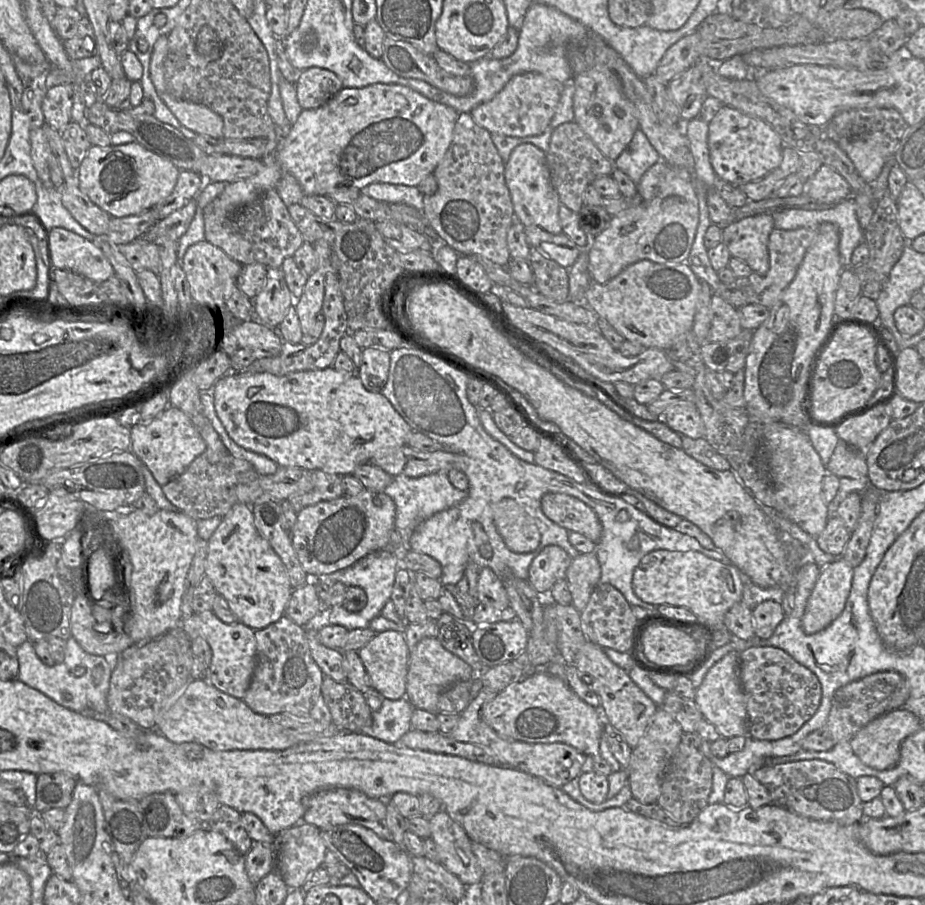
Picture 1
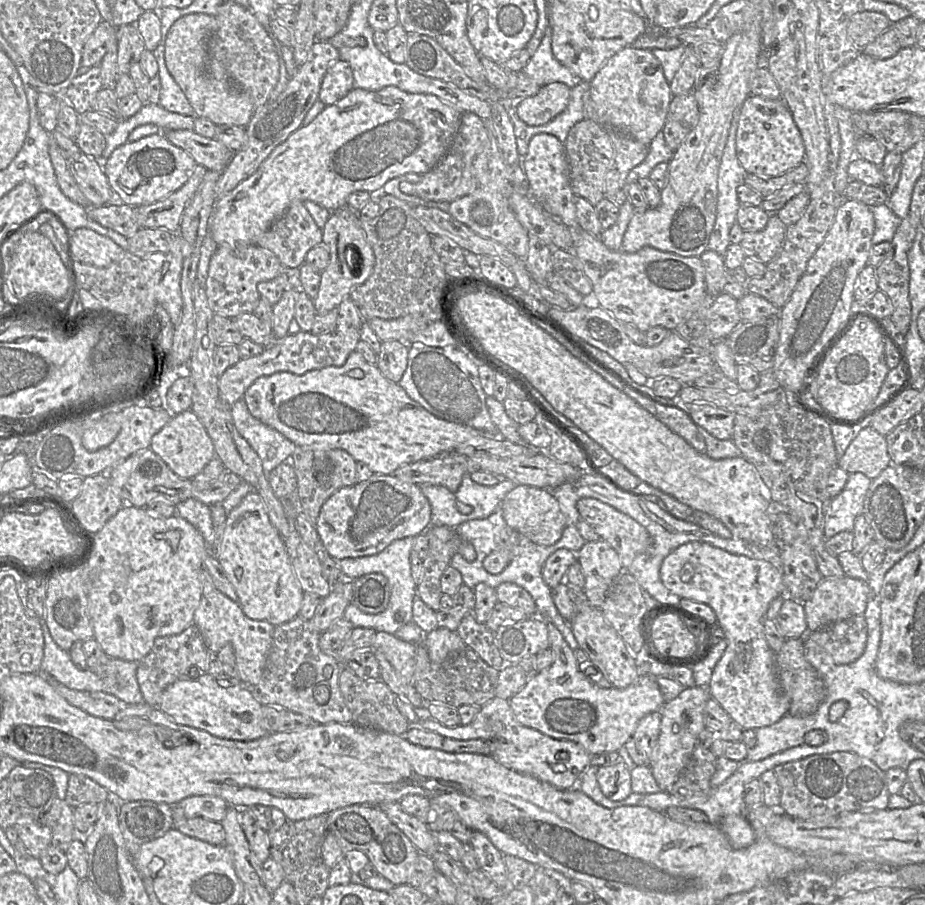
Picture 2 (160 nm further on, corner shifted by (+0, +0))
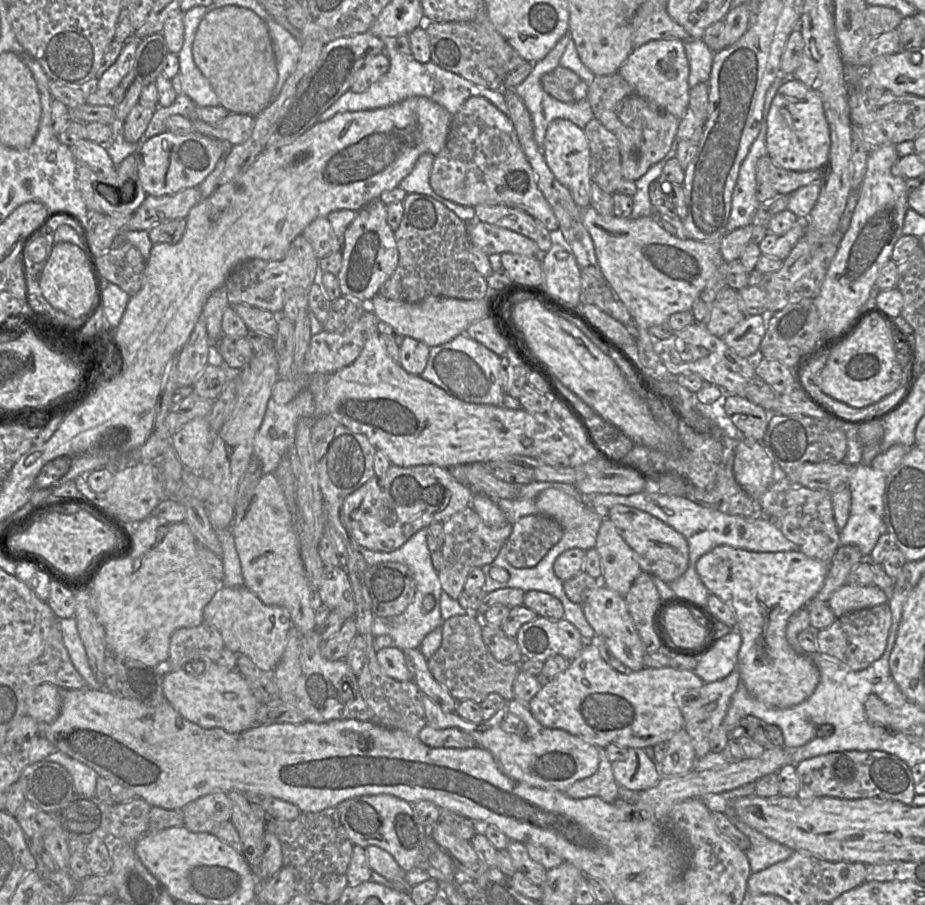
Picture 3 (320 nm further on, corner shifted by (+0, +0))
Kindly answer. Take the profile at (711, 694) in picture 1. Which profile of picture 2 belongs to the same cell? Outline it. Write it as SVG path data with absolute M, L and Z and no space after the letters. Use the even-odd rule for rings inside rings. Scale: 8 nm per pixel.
M704 542L683 544L667 555L661 563L659 576L663 585L681 599L690 599L710 606L717 617L716 624L725 633L727 648L717 662L708 684L710 697L717 701L743 730L757 730L774 724L789 710L789 699L780 691L776 670L775 653L763 634L763 620L770 603L784 594L781 567L766 559L752 559L731 554Z

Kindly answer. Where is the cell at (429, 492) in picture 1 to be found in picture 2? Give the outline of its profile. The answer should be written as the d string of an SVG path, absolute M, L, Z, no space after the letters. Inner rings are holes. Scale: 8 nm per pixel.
M469 475L464 476L457 491L452 492L448 488L422 484L422 493L428 499L431 506L431 526L448 526L455 528L466 521L483 519L497 511L504 497L518 484L511 480L502 480L496 485L484 486L471 480Z

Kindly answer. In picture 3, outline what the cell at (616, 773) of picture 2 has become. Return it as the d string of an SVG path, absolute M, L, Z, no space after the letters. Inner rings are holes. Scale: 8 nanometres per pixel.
M642 748L629 749L624 759L612 763L612 771L620 788L635 792L653 787L662 777L659 765Z

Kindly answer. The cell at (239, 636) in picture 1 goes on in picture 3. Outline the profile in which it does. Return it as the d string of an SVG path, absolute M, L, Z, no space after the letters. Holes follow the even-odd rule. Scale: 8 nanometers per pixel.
M222 585L203 610L203 622L215 627L221 634L224 647L236 654L248 656L261 670L274 670L285 651L288 634L293 627L289 612L280 606L264 604L246 587L228 587Z

